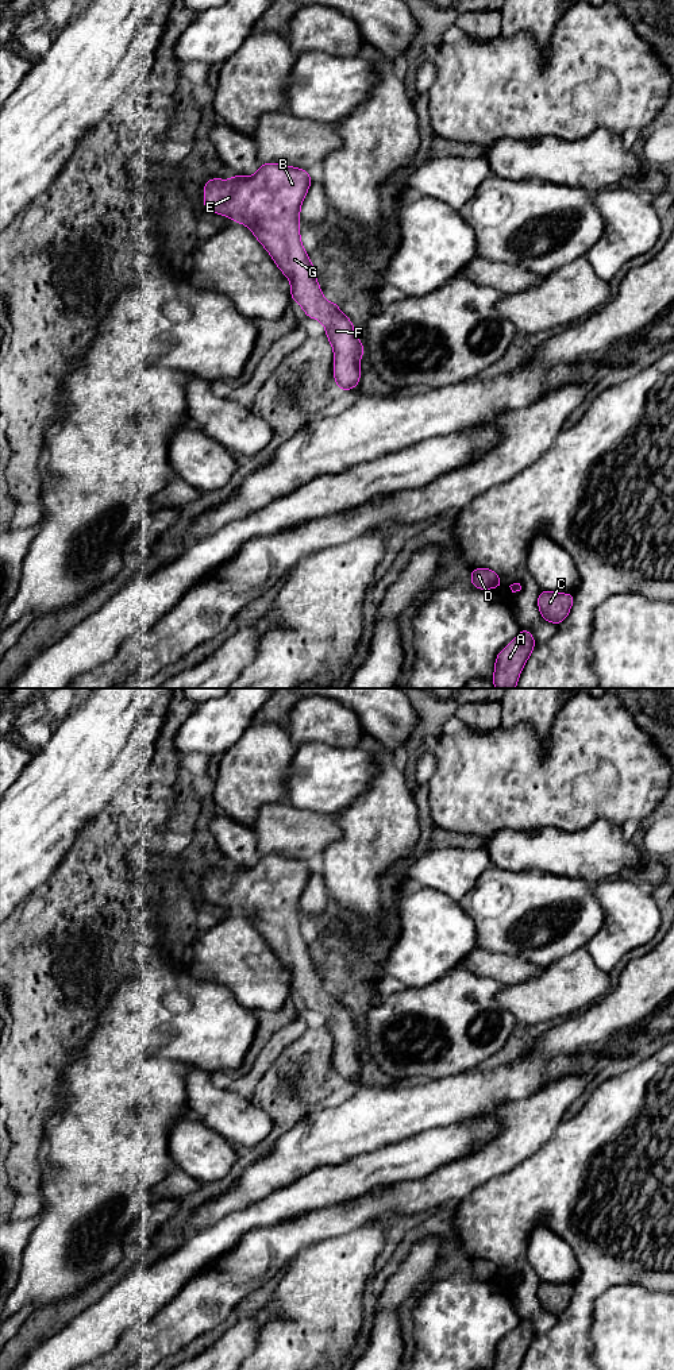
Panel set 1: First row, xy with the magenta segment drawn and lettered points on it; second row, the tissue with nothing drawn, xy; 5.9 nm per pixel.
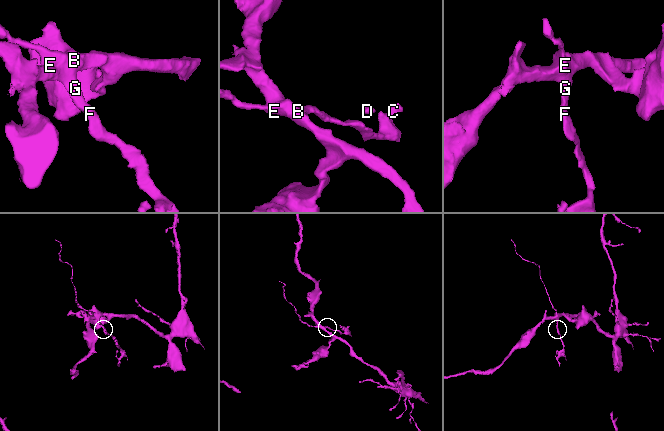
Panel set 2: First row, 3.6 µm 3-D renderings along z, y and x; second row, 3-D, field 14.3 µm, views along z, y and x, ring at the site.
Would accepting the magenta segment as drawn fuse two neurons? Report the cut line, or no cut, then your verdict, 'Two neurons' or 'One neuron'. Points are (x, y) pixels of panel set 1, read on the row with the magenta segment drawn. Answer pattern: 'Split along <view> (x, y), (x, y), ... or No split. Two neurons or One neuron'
No split. One neuron

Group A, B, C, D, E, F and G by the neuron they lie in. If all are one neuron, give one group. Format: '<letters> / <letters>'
A B C D E F G

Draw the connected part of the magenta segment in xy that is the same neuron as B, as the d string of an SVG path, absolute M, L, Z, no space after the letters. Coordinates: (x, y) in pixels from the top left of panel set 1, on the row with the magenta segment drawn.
M263 163L250 177L232 175L228 181L211 178L204 185L204 207L232 221L247 225L254 236L271 255L278 269L292 285L292 301L301 305L308 317L326 325L326 335L334 347L334 377L339 390L354 389L359 379L359 358L363 354L362 341L354 335L354 325L335 302L327 302L316 281L317 270L311 265L300 240L300 207L312 180L307 170L281 163Z

